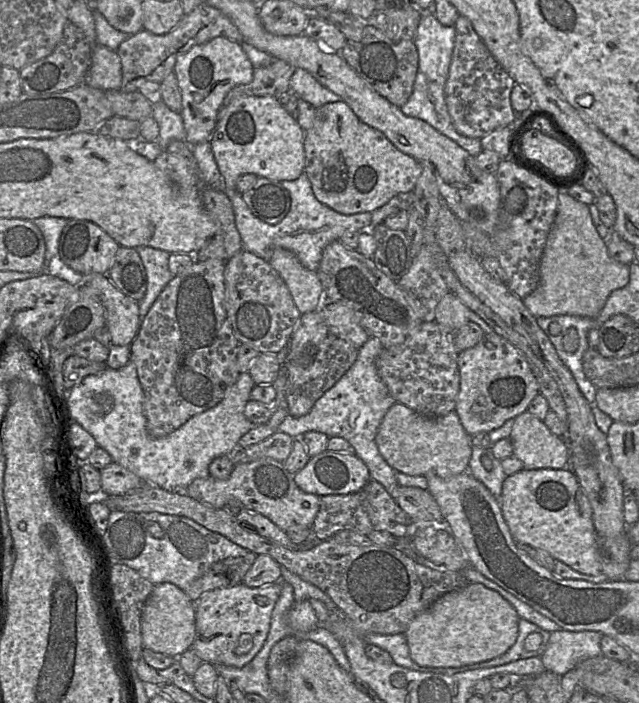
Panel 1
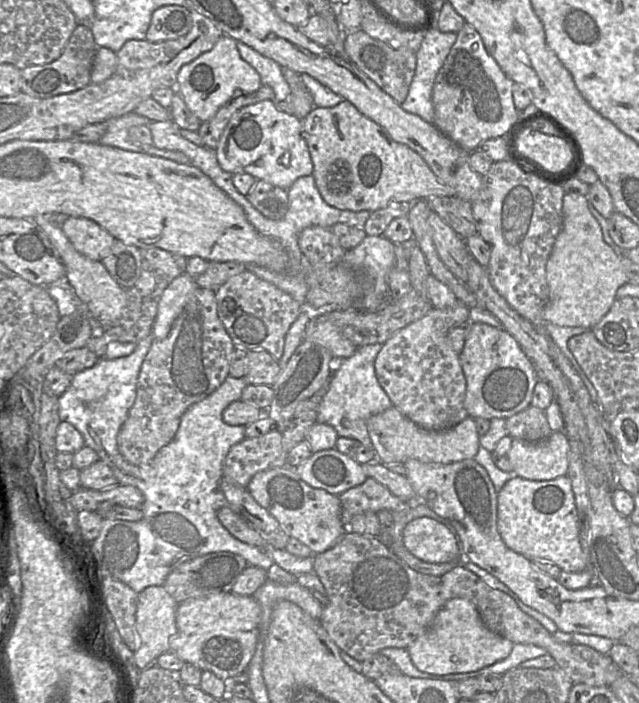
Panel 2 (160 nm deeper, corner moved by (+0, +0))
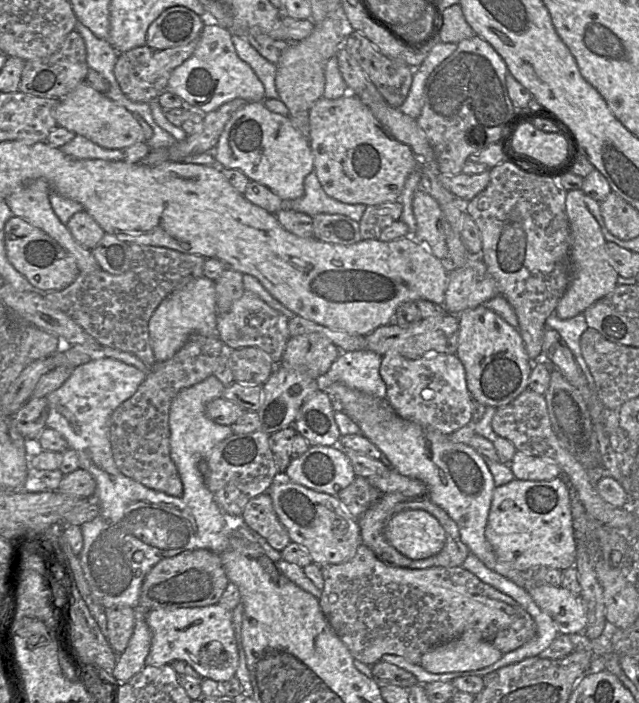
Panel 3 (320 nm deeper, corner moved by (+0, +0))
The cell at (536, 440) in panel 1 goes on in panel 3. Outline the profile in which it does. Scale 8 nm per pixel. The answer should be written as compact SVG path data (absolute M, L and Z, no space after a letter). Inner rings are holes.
M516 451L509 467L519 480L544 481L562 475L560 467L551 459L544 459Z

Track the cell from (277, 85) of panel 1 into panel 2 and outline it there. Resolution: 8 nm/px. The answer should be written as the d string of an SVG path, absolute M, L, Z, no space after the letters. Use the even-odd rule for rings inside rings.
M267 85L253 93L237 93L212 119L201 124L198 132L203 146L215 150L227 124L240 109L266 100L275 100L273 89Z

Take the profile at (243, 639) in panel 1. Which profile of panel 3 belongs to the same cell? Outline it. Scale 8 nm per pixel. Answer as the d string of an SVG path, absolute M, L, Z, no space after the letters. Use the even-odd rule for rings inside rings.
M220 604L148 611L146 622L152 633L152 640L145 664L163 666L182 660L187 662L202 678L221 683L228 681L235 676L239 665L232 611Z

